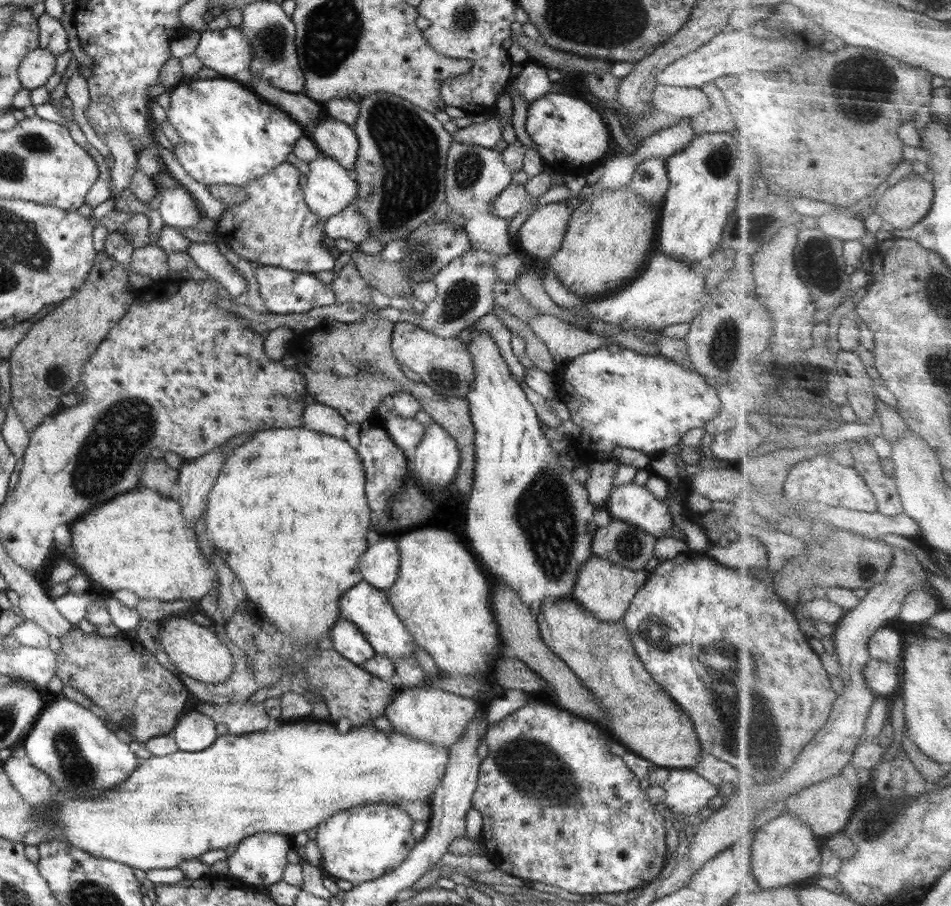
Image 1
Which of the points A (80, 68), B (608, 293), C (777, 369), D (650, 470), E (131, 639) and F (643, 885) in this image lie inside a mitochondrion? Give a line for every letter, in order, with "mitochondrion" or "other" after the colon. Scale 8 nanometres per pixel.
A: other
B: other
C: other
D: other
E: other
F: other

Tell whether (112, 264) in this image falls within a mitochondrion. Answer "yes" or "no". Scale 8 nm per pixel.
no

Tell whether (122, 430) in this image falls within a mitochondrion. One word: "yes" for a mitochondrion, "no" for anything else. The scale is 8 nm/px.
yes

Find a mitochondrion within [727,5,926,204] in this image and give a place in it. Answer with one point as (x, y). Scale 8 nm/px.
(854, 78)

